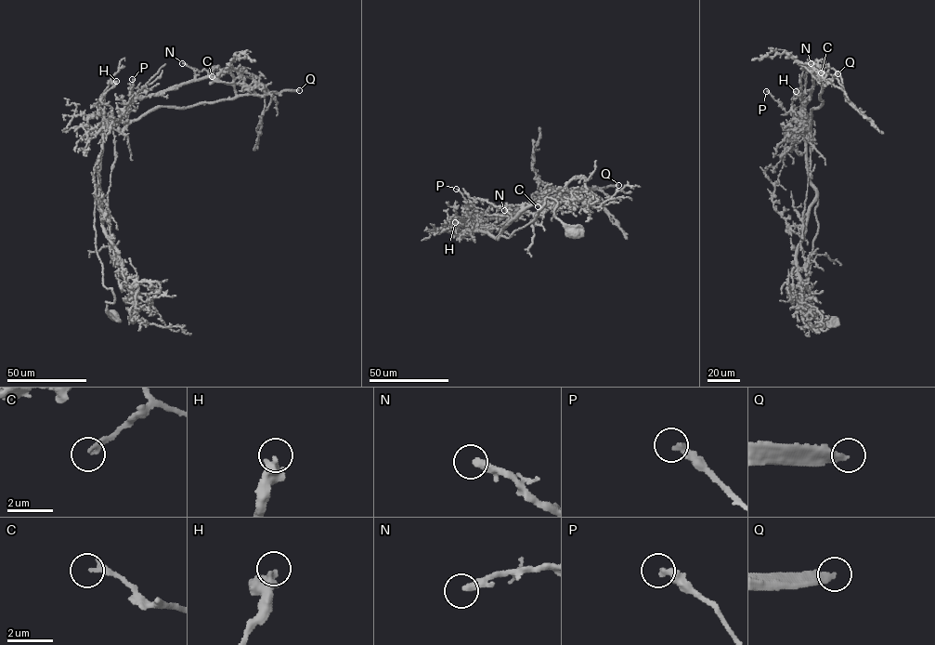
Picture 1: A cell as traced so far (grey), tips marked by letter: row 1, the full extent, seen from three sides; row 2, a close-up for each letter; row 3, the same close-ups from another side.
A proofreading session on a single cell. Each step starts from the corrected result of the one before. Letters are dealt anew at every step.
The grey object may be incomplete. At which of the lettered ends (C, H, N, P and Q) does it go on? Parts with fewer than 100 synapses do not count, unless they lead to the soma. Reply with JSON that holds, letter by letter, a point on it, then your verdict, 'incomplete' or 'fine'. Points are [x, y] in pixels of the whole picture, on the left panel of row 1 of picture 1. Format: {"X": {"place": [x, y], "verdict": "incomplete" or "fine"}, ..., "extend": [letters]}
{"C": {"place": [212, 76], "verdict": "fine"}, "H": {"place": [116, 81], "verdict": "fine"}, "N": {"place": [182, 63], "verdict": "fine"}, "P": {"place": [132, 79], "verdict": "fine"}, "Q": {"place": [299, 90], "verdict": "incomplete"}, "extend": ["Q"]}

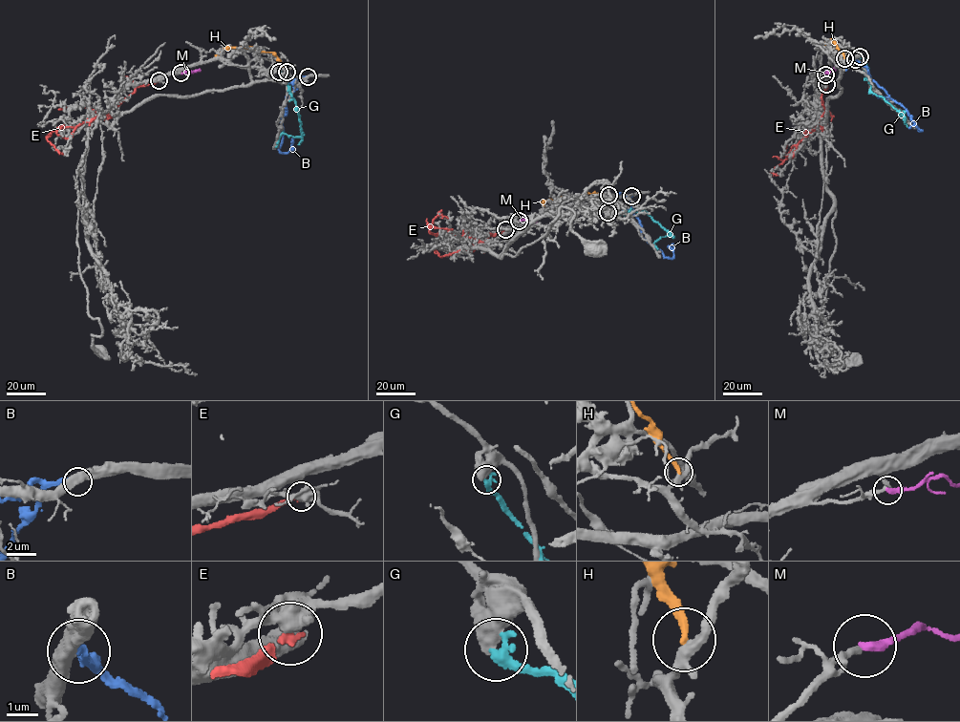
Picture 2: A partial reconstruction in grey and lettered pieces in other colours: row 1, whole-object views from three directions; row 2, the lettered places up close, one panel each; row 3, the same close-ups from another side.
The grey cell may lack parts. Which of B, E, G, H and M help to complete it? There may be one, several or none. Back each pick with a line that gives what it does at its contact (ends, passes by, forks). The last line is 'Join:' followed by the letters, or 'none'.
M: it ends
Join: M

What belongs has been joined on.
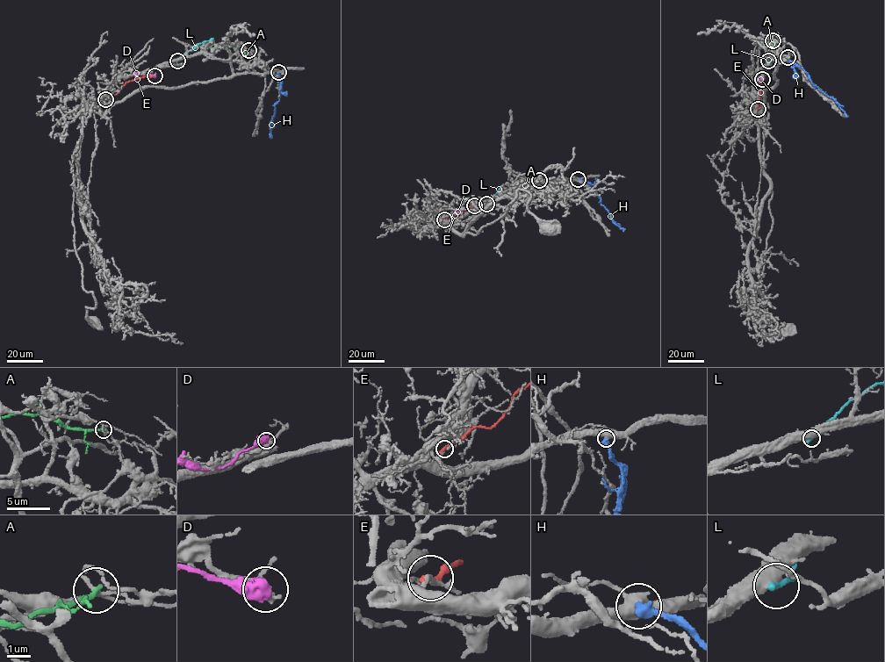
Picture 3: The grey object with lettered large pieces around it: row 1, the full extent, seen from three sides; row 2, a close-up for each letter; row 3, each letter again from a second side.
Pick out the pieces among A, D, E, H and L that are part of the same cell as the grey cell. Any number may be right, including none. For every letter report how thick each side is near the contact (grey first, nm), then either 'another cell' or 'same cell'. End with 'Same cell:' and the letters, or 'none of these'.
A: 140 nm thick on the grey side, 240 nm on the other; another cell
D: 260 nm thick on the grey side, 750 nm on the other; another cell
E: 180 nm thick on the grey side, 280 nm on the other; another cell
H: 440 nm thick on the grey side, 500 nm on the other; another cell
L: 550 nm thick on the grey side, 320 nm on the other; another cell
Same cell: none of these

